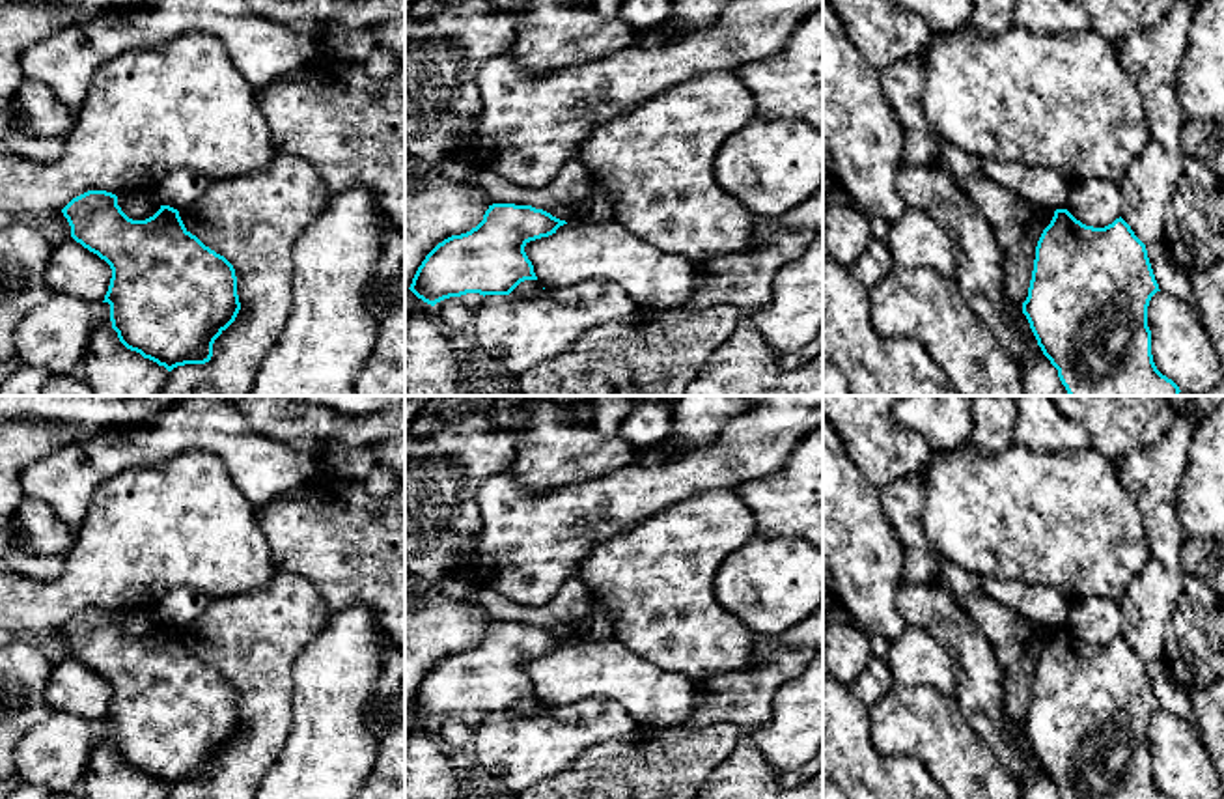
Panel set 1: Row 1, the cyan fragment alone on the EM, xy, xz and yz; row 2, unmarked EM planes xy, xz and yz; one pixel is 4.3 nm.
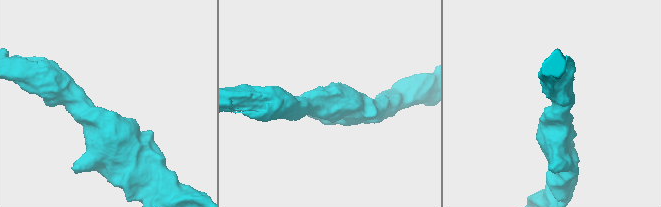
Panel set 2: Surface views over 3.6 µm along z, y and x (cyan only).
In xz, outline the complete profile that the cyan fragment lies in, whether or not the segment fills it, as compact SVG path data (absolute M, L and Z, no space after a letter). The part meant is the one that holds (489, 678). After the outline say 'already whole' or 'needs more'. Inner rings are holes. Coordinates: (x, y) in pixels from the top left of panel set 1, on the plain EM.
M493 622L476 646L425 674L409 708L431 724L466 711L509 713L521 700L537 698L524 665L563 642L532 624Z | already whole

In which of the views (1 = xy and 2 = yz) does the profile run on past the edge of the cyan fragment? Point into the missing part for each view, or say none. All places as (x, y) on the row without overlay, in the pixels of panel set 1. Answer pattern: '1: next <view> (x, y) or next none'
1: next none
2: next none

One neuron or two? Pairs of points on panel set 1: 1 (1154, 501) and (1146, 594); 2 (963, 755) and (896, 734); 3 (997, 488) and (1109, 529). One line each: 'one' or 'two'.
1: one
2: one
3: one

